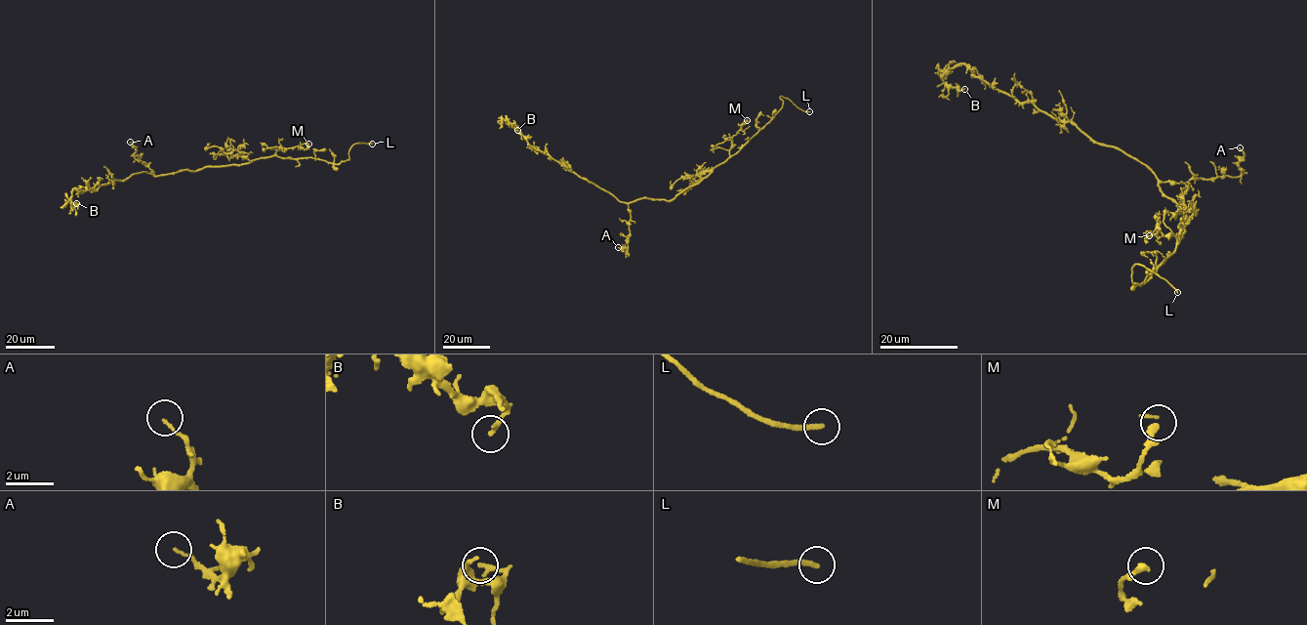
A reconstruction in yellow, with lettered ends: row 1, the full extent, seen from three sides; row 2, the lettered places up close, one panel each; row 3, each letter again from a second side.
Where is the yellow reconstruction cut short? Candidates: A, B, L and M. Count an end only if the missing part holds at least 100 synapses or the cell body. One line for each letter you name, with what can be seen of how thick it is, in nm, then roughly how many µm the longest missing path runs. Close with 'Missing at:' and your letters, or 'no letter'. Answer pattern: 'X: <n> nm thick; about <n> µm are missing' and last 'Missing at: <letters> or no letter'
L: 240 nm thick; about 3 µm are missing
Missing at: L

